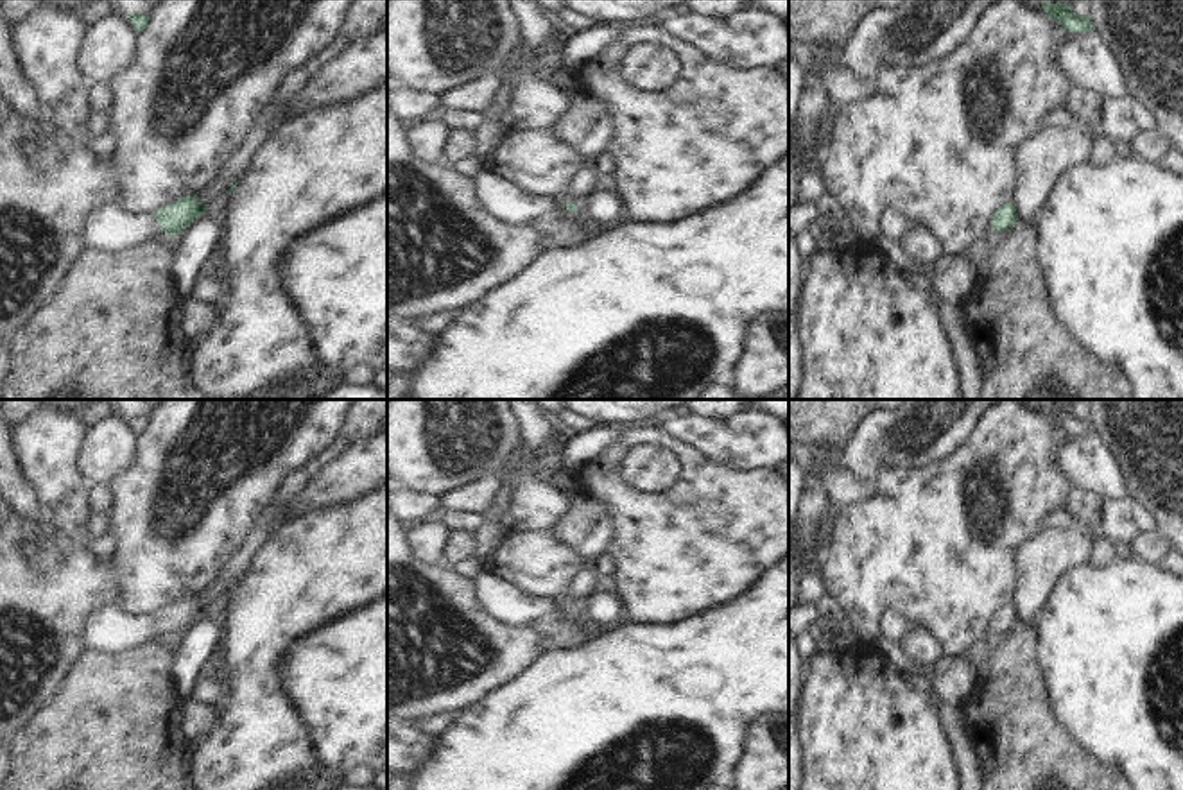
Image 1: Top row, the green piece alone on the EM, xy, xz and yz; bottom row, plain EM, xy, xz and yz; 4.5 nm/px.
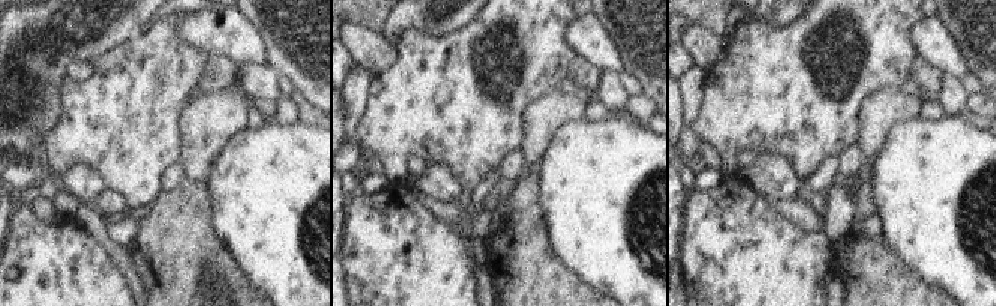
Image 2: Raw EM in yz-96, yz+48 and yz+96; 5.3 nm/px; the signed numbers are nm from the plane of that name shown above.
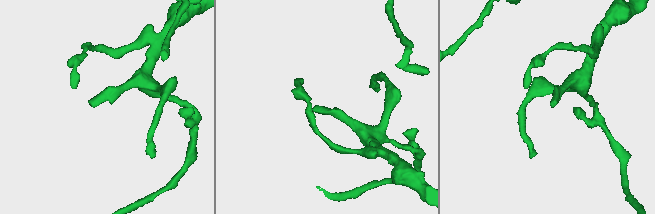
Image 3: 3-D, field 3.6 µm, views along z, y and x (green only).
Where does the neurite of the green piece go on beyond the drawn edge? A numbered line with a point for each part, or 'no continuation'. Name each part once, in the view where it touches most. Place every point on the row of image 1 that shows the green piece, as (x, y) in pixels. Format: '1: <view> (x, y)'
1: xy (112, 226)

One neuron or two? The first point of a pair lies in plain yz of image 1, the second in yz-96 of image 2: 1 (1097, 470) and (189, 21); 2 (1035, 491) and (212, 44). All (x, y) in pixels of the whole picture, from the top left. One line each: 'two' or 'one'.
1: one
2: two

